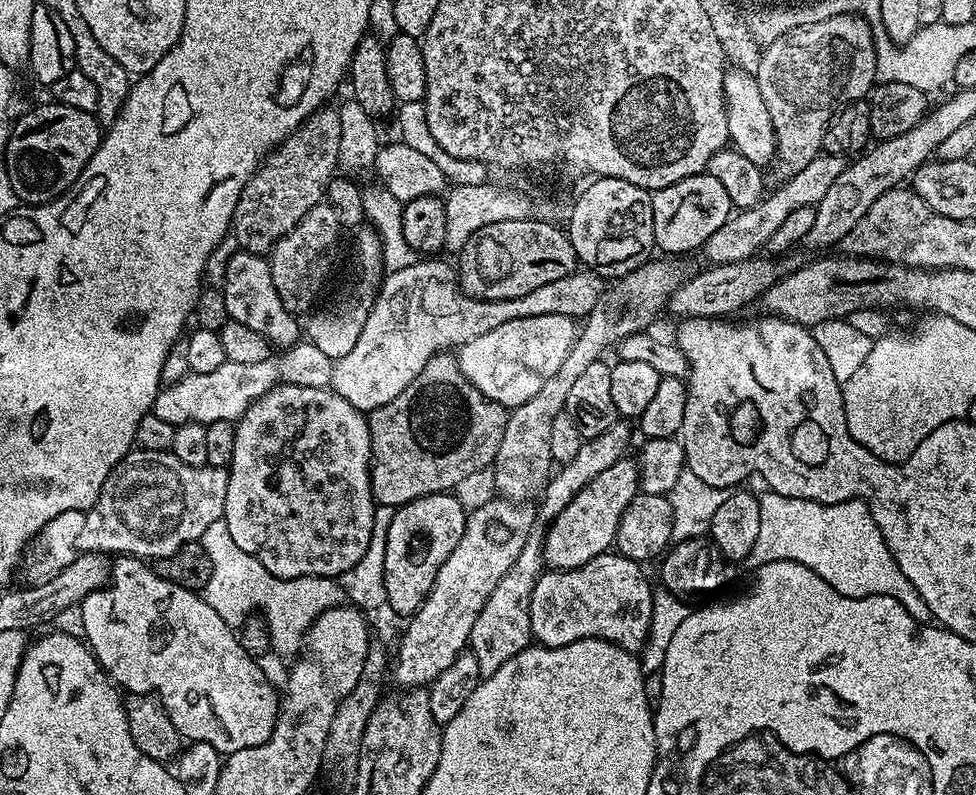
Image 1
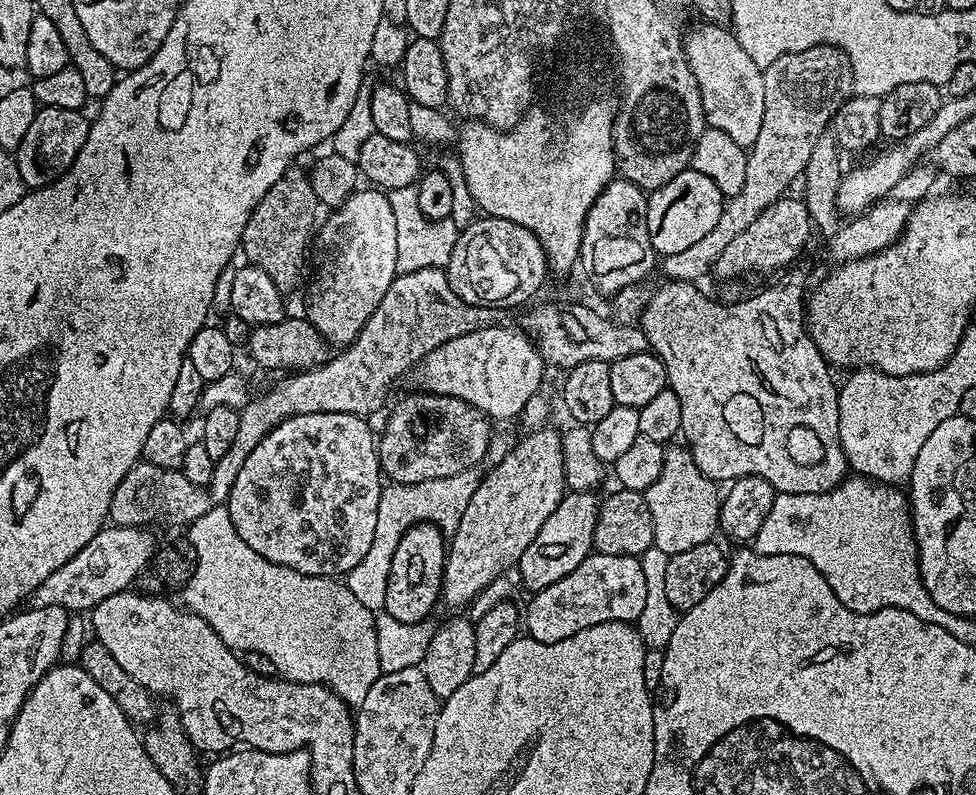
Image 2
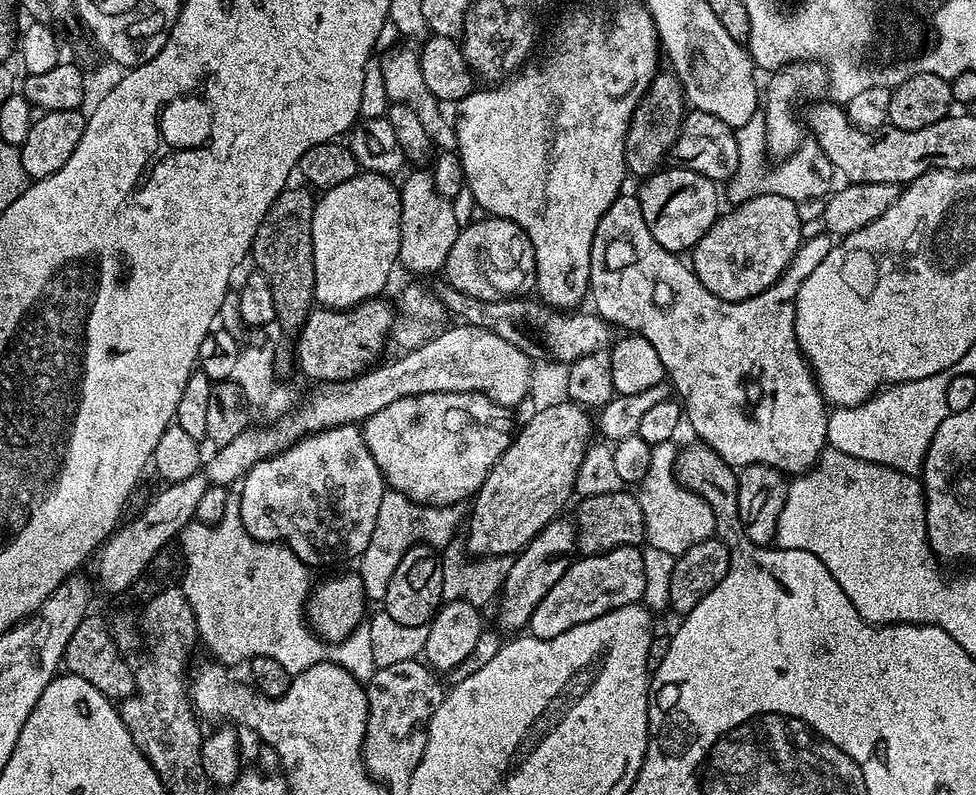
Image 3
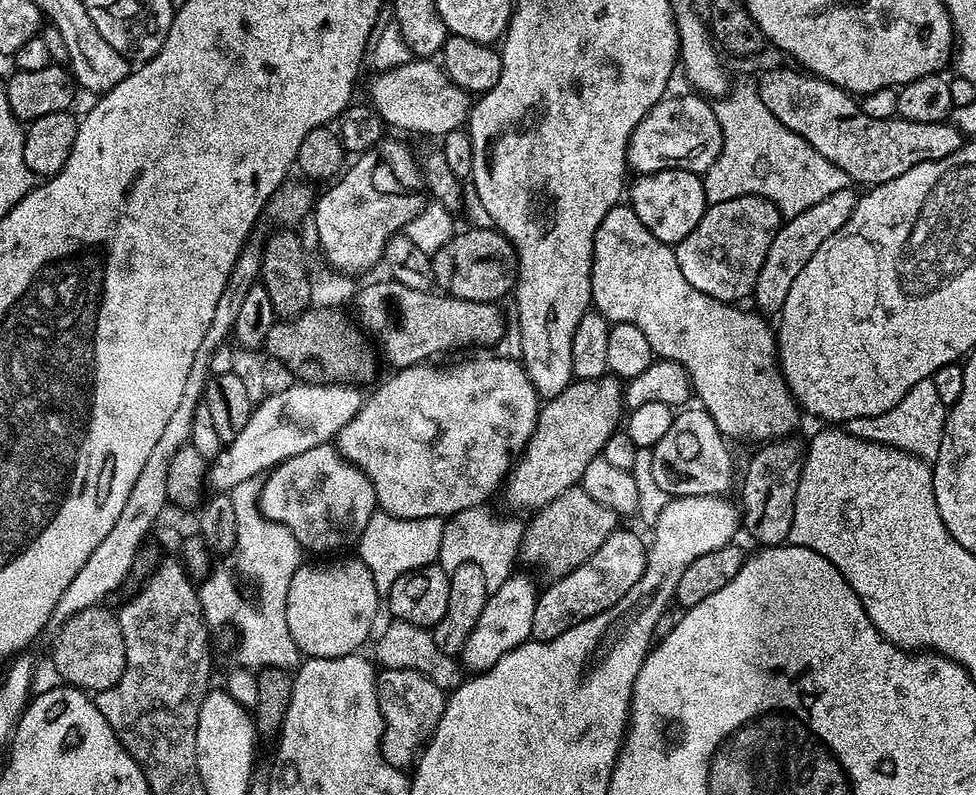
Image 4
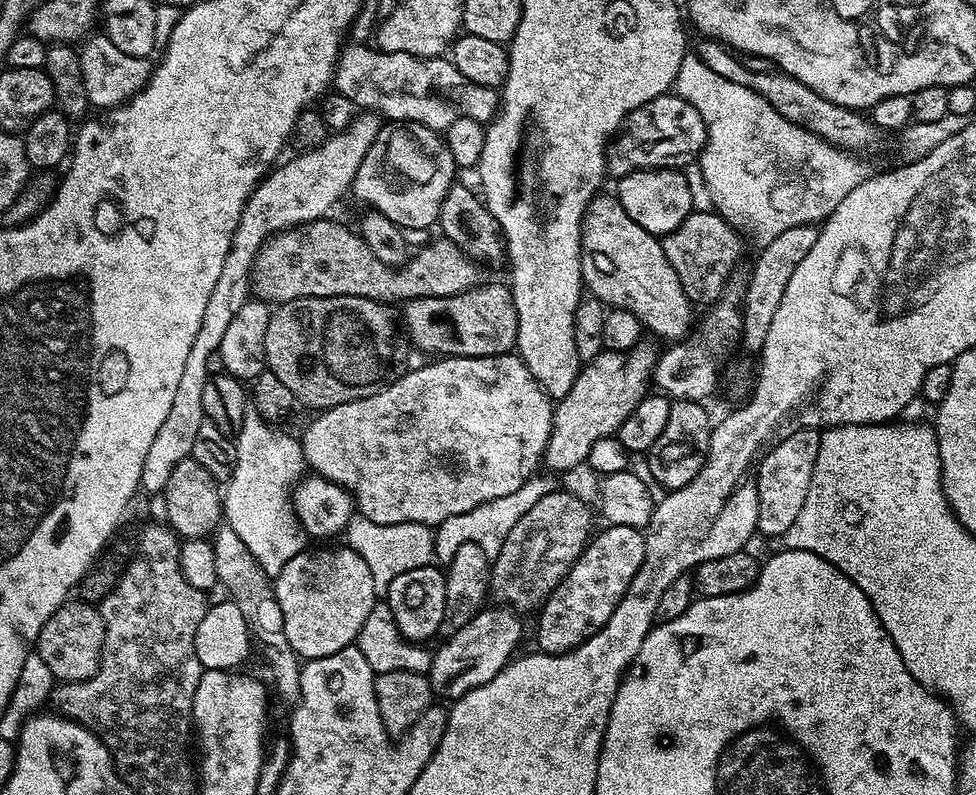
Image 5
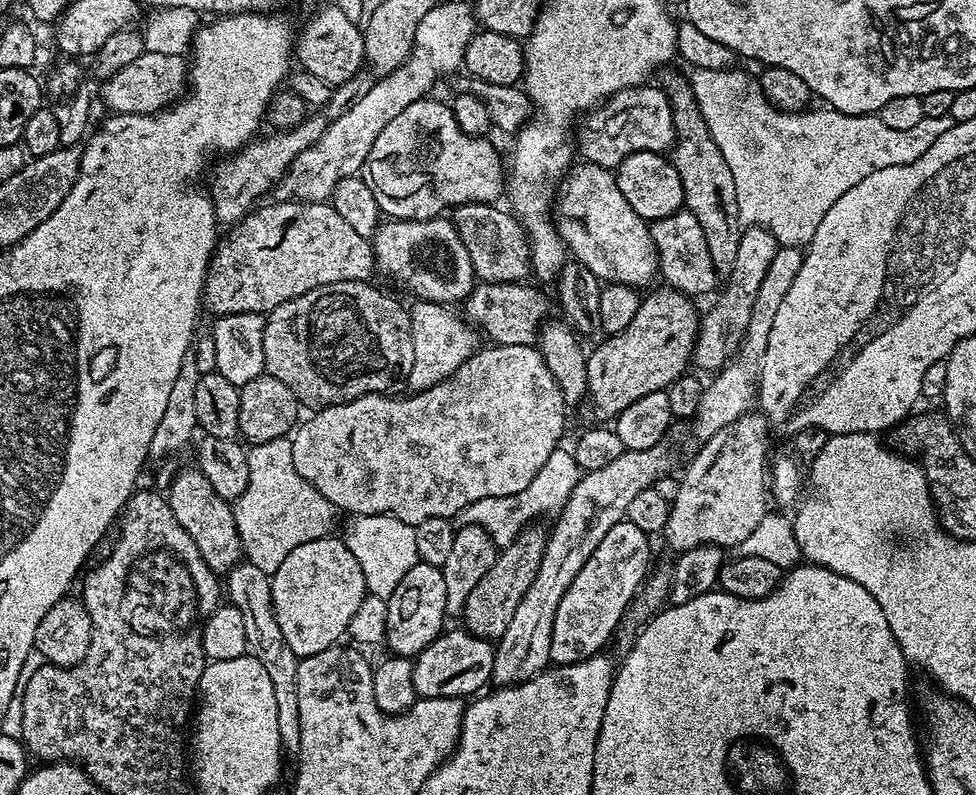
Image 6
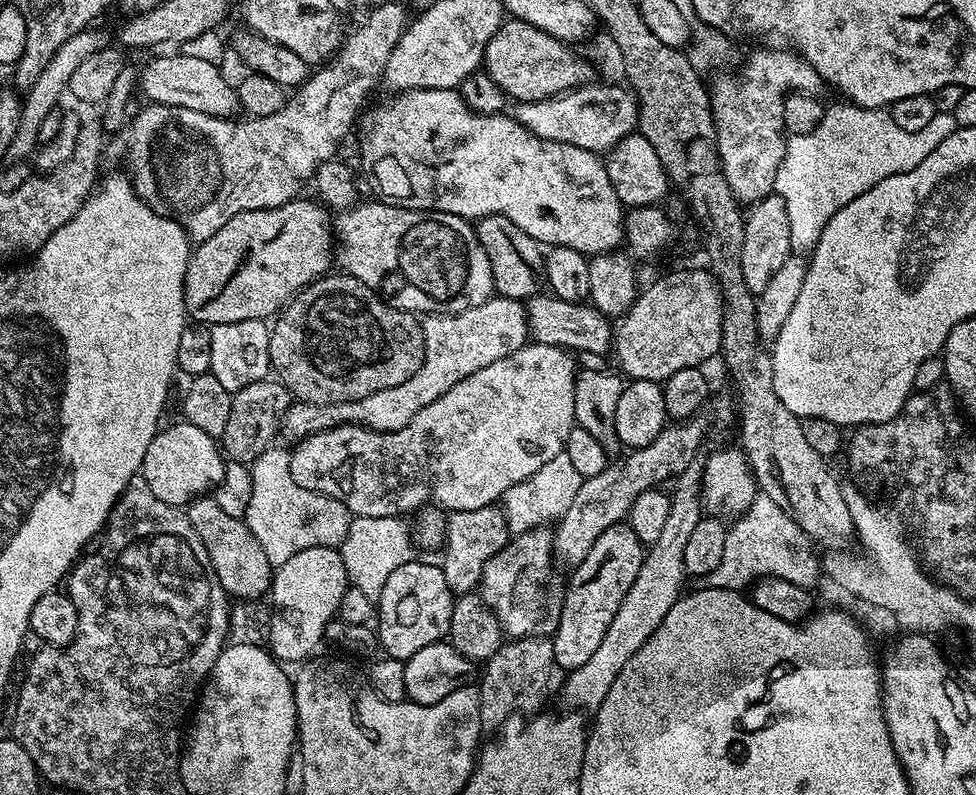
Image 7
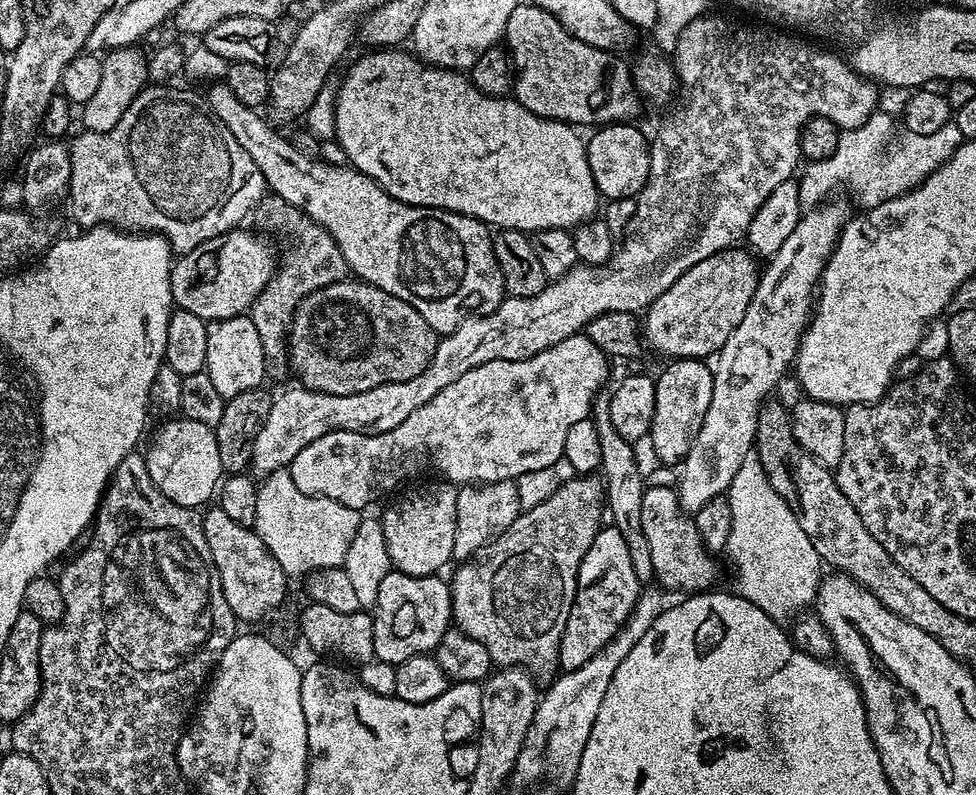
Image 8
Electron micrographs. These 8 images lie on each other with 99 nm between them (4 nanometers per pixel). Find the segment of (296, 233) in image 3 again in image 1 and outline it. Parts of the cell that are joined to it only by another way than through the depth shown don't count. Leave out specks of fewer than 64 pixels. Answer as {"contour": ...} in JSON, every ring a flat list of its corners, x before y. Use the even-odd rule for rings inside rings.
{"contour":[[325,106,320,111,309,116,295,132,288,135,282,143,273,148,270,155,249,178,241,190,238,206,232,215,230,232,239,240,239,247,245,252,253,252,259,256,271,253,277,240,281,240,298,222,302,220,314,205,325,199,325,188,337,175,341,167,339,147,342,141,342,122,340,113,335,107]]}

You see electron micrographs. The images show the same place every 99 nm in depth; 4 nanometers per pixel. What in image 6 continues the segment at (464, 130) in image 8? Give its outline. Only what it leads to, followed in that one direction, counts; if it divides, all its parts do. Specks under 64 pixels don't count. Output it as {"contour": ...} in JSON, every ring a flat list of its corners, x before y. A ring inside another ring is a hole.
{"contour":[[425,98,414,102,410,106,406,106,406,110,402,114,398,114,398,118,394,118,394,122,390,122,390,126,386,126,386,130,382,130,382,134,378,134,378,138,374,142,374,146,368,155,368,163,366,165,366,181,377,197,377,204,381,213,385,217,394,220,434,220,447,210,455,210,459,204,490,204,501,199,502,189,506,184,506,164,500,161,500,156,496,153,496,148,491,144,491,139,481,138,478,136,467,136,463,132,454,118,451,107,447,103,443,104,440,100,432,100,433,98],[580,162,564,177,560,185,558,199,554,205,554,219,560,237,564,239,564,247,574,255,575,263,582,265,590,274,594,274,604,284,625,284,627,288,644,290,644,287,657,279,657,251,651,240,649,221,642,219,634,210,630,210,630,202,618,190,618,182,613,169,603,168,597,164]]}

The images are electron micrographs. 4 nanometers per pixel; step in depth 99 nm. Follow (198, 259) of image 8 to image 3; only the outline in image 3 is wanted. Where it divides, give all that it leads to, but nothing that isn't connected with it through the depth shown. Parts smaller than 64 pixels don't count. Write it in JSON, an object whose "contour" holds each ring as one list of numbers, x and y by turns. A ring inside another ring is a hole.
{"contour":[[483,217,484,220,465,225,456,236,454,246,450,246,450,254,442,269,446,283,454,289,474,298,484,301,500,301,513,299,516,295,524,294,535,285,536,259,529,236,517,223,500,217]]}

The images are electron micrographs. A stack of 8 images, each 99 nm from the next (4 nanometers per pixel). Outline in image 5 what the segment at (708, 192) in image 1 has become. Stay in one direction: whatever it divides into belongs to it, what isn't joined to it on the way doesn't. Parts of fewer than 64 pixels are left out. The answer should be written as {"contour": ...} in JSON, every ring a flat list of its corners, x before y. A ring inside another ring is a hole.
{"contour":[[639,168,619,177,614,195,619,200,622,210,642,226,651,236,663,238,675,231,684,219,694,211,692,188,684,177,683,171,675,168]]}

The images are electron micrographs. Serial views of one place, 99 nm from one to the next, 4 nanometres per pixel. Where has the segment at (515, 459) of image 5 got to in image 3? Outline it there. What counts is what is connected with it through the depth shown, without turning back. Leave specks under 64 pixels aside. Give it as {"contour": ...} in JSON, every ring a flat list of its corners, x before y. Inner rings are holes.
{"contour":[[466,392,466,393,422,393,420,396,410,396,400,398,396,402,391,402,382,410,378,410,376,414,365,420,362,424,364,433,364,442,370,454,374,458,374,462,378,462,378,470,384,476,385,485,391,491,400,492,406,498,410,498,415,504,434,504,437,506,456,506,462,501,468,501,475,497,476,492,482,486,482,482,486,482,486,478,490,474,490,470,494,466,494,462,498,462,498,458,502,458,504,451,510,446,514,435,514,427,512,428,513,414,507,407,496,404,489,396,485,396,483,392]]}

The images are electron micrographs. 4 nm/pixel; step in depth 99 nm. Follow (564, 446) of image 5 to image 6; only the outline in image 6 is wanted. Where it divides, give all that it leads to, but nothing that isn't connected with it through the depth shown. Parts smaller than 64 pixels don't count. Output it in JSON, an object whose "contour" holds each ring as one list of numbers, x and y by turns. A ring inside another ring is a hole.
{"contour":[[661,286,650,296,645,295,638,306,638,314,634,314,630,326,617,336,601,339,601,344,588,357,588,395,587,403,592,403,596,411,597,421,604,422,614,418,626,410,626,406,634,406,638,398,646,398,646,394,665,391,679,376,689,371,692,351,696,349,696,336,700,333,701,313,696,313,693,297,679,292,669,286]]}

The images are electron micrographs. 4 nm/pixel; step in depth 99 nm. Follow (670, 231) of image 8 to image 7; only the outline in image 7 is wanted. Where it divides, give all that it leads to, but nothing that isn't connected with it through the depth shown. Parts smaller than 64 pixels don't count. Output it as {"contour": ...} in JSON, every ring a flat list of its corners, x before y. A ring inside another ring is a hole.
{"contour":[[760,48,752,57,748,56,743,61,742,67,737,71,737,76,730,76,734,74,720,74,717,75,716,81,710,84,710,97,712,99,712,118,716,123,716,152,720,156,720,168,724,172,726,182,732,191,732,197,741,205,751,206,760,200,763,196,769,195,776,187,776,175,778,174,778,166,784,157,784,146,786,143,786,131,783,124,783,104,787,99,789,93,811,93,816,94,822,88,822,81,818,73,814,70,814,66,810,66,805,60,800,59,795,52,787,51,783,48],[493,295,491,300,482,302,482,306,474,306,470,310,462,310,451,314,428,314,422,320,425,336,425,360,418,372,406,382,390,389,378,390,368,397,358,398,357,401,338,402,336,405,310,405,293,402,284,415,282,421,282,436,291,442,305,440,313,436,315,432,321,432,327,428,337,428,339,424,361,424,364,428,373,428,375,432,397,432,402,430,418,414,418,410,426,410,430,402,442,398,450,386,458,386,462,378,470,378,474,370,482,370,482,366,490,366,490,362,498,362,498,358,506,358,517,352,529,343,528,317,526,308,519,300,511,300,505,296]]}

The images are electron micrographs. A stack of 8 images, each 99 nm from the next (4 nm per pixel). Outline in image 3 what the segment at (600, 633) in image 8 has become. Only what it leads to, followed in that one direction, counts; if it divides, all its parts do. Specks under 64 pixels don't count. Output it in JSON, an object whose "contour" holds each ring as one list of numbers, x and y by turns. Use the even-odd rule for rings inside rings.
{"contour":[[636,546,612,548,599,556,581,555,573,559,566,574,550,586,550,594,538,602,527,631,543,640,558,638,558,634,566,634,566,630,582,622,590,622,610,610,641,603,645,599,644,587,648,584,648,576,644,573,644,556,640,550]]}

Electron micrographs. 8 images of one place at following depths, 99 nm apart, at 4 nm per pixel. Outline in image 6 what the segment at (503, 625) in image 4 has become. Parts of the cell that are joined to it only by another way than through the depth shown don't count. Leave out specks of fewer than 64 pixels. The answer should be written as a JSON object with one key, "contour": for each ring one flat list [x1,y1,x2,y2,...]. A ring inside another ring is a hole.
{"contour":[[463,627,441,632,437,640,414,657,412,669,417,697,426,700,451,696,468,698,479,693,485,687,483,684,487,685,492,679,495,653,493,641,478,638]]}

